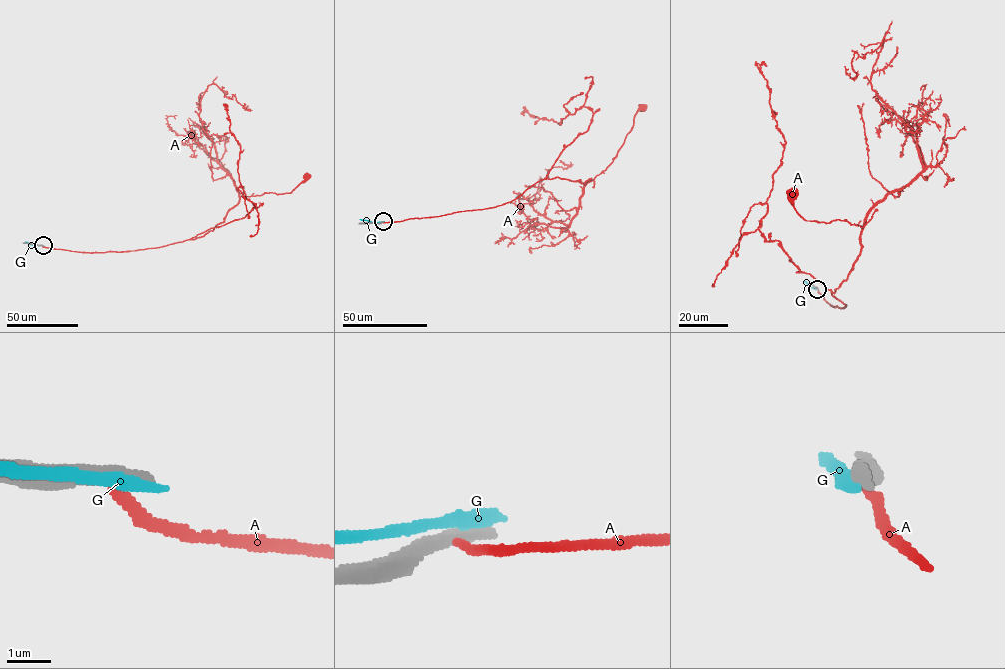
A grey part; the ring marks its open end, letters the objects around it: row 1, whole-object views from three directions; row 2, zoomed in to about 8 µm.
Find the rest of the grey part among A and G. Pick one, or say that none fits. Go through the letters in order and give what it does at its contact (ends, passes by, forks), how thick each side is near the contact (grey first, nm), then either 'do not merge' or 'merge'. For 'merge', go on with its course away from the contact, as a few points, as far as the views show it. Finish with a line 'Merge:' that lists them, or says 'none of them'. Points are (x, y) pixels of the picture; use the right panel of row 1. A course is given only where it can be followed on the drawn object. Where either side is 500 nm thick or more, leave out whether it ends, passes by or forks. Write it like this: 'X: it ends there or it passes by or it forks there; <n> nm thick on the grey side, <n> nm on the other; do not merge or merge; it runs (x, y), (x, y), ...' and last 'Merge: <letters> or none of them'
A: it ends there; 480 nm thick on the grey side, 240 nm on the other; do not merge
G: it ends there; 440 nm thick on the grey side, 400 nm on the other; do not merge
Merge: none of them

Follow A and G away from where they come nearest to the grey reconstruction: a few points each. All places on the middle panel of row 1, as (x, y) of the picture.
A: (382, 222), (494, 207), (515, 200), (544, 179), (592, 180), (611, 163), (642, 108)
G: (382, 222), (359, 219)

